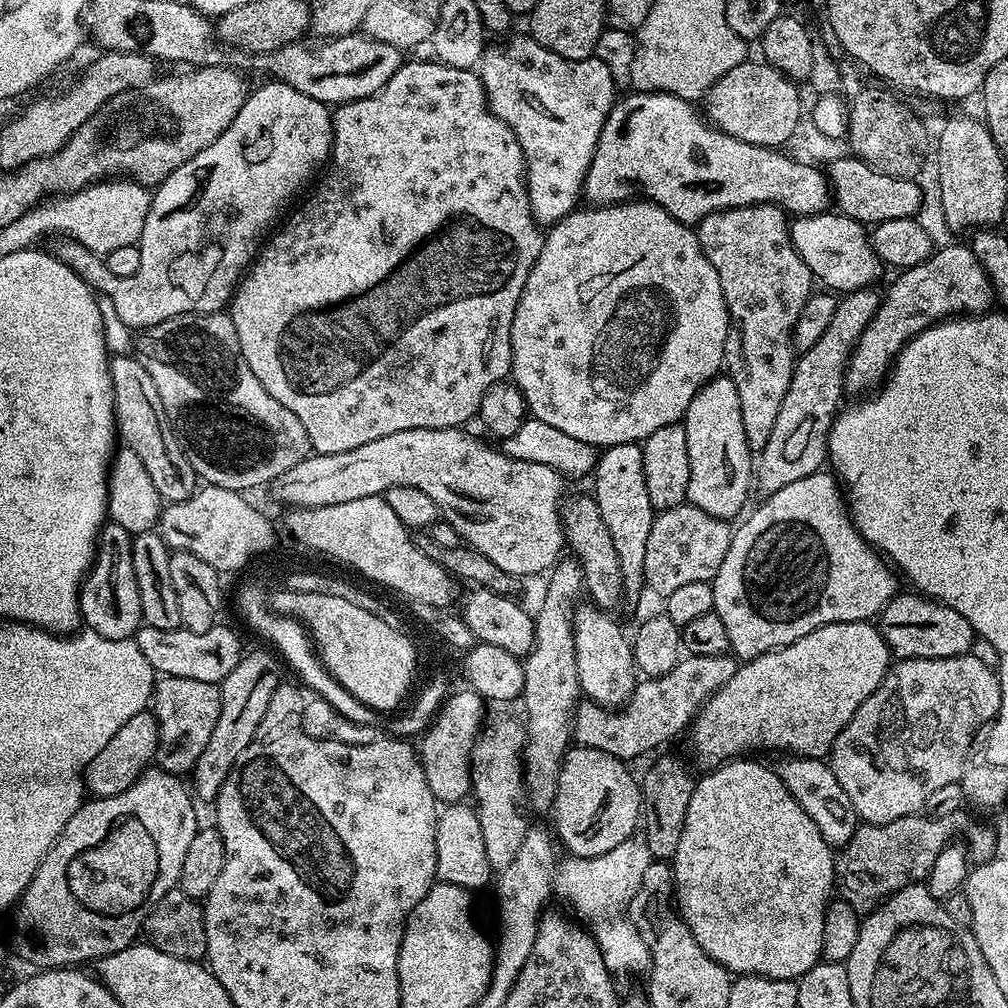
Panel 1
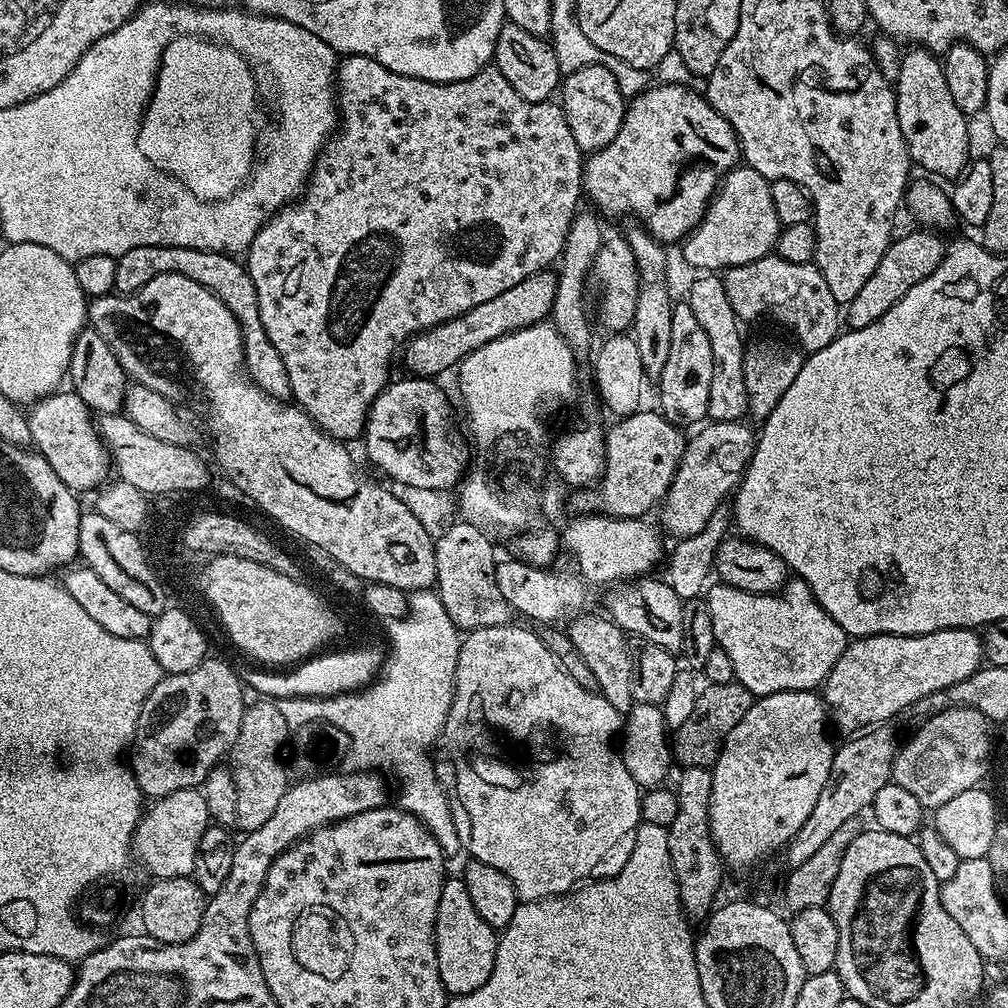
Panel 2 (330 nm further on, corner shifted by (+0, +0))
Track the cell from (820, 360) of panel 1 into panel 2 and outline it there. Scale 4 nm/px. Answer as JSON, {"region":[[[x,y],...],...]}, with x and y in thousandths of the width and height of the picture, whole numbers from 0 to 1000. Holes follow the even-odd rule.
{"region":[[[912,229],[905,230],[902,234],[890,233],[881,243],[871,264],[867,264],[867,272],[859,276],[855,288],[851,288],[851,292],[839,304],[839,321],[842,326],[863,323],[863,319],[871,319],[871,315],[875,315],[875,312],[879,312],[879,308],[887,304],[891,296],[895,296],[895,292],[903,288],[903,284],[907,284],[915,275],[923,273],[933,263],[938,249],[938,243],[933,243],[925,235],[928,233],[924,229]]]}

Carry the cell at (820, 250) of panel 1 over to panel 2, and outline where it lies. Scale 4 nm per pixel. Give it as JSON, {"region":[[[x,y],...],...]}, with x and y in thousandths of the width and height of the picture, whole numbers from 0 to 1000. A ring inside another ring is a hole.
{"region":[[[731,165],[714,180],[694,223],[679,235],[679,258],[685,265],[694,266],[690,268],[717,268],[748,260],[769,247],[775,225],[768,212],[768,196],[764,196],[764,180],[752,169]]]}

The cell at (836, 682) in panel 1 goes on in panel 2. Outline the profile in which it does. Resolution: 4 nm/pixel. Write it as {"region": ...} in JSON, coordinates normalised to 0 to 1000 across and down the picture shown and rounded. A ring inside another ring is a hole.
{"region":[[[939,623],[927,625],[914,631],[855,631],[846,634],[841,643],[827,657],[820,675],[815,680],[817,697],[823,707],[823,714],[837,728],[849,728],[870,718],[888,715],[888,710],[900,707],[907,696],[917,690],[938,685],[954,673],[962,673],[974,661],[976,655],[976,636],[971,626],[962,623]]]}

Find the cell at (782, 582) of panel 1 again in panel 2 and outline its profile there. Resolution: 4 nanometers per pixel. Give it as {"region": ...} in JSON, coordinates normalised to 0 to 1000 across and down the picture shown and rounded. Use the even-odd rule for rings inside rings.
{"region":[[[793,573],[783,574],[773,587],[760,591],[749,591],[726,583],[723,579],[710,577],[701,584],[700,594],[704,613],[708,616],[708,633],[712,642],[724,649],[730,675],[750,692],[773,687],[813,684],[820,675],[823,665],[827,665],[827,657],[835,653],[843,638],[839,625],[835,625],[835,621],[831,621],[831,617],[827,617],[819,605],[815,605],[804,581],[800,581],[800,577]]]}

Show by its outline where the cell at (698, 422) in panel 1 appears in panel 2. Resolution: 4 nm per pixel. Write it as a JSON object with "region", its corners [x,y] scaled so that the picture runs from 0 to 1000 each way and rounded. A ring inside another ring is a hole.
{"region":[[[694,272],[690,279],[683,286],[681,300],[685,308],[688,308],[688,313],[692,314],[692,320],[696,322],[696,327],[700,327],[700,335],[704,335],[704,348],[708,350],[708,375],[704,378],[704,403],[702,404],[701,416],[703,418],[715,417],[724,419],[725,417],[738,417],[743,412],[742,392],[740,391],[740,371],[738,370],[738,347],[740,337],[734,334],[735,318],[731,317],[728,312],[728,304],[720,296],[720,286],[718,279],[710,272]]]}

